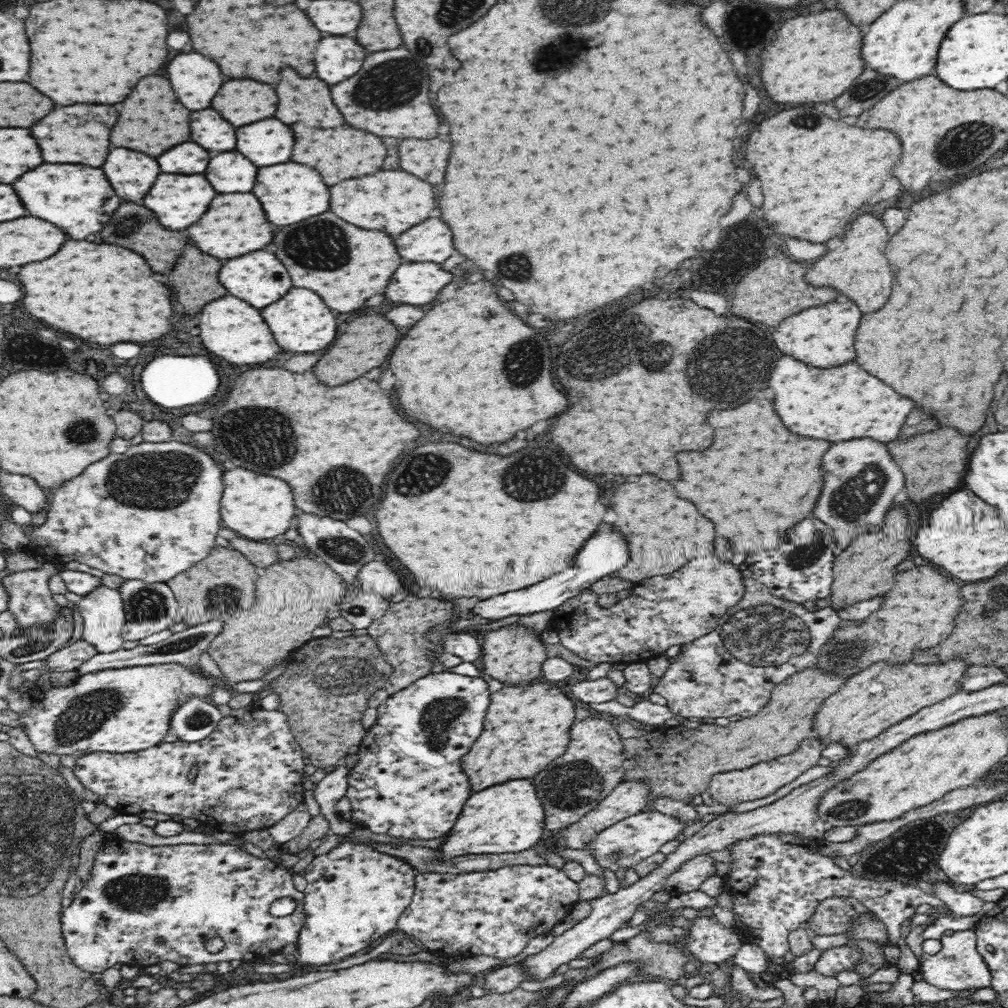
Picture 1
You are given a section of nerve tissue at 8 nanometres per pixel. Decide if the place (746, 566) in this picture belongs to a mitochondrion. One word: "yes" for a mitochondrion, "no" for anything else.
no

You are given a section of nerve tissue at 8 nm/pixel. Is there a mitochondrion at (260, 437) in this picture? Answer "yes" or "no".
yes

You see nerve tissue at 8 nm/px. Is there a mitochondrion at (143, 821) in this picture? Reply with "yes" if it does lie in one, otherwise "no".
no

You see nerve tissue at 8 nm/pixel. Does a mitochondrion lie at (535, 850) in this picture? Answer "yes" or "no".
no

